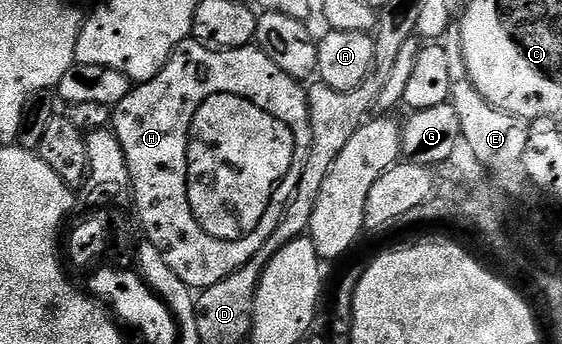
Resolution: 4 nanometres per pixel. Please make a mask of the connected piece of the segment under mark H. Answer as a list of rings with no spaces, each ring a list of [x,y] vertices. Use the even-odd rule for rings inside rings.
[[[193,38],[185,40],[168,58],[168,62],[156,74],[156,78],[143,80],[135,83],[130,89],[128,98],[124,102],[117,104],[112,110],[112,127],[116,138],[120,138],[120,146],[124,146],[124,158],[128,162],[128,174],[130,175],[129,191],[134,192],[134,208],[138,211],[137,227],[146,238],[146,243],[156,246],[161,252],[166,253],[168,266],[172,266],[172,271],[180,282],[184,282],[191,290],[201,290],[208,286],[216,286],[216,282],[224,282],[228,274],[240,270],[254,257],[272,238],[276,226],[280,226],[282,215],[285,214],[290,200],[294,197],[296,186],[300,182],[302,165],[306,163],[310,153],[310,143],[312,142],[312,130],[310,129],[310,103],[306,97],[307,89],[299,81],[292,79],[268,54],[264,54],[257,46],[247,46],[244,48],[208,48],[201,44],[199,40]],[[216,94],[232,94],[260,106],[272,118],[280,118],[292,130],[294,135],[294,157],[292,166],[288,174],[276,186],[276,190],[270,199],[268,210],[264,210],[264,218],[244,238],[235,240],[221,240],[212,238],[196,222],[192,214],[192,206],[188,202],[188,146],[190,145],[190,123],[200,110],[200,106],[208,98]]]

